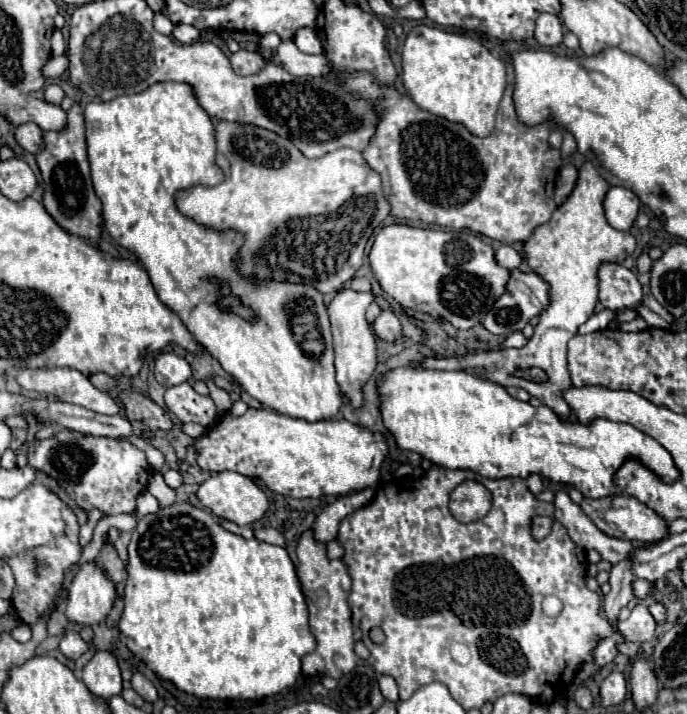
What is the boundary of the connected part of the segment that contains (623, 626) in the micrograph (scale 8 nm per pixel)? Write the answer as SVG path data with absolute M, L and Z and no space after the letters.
M637 604L625 622L617 622L617 632L625 642L647 642L655 636L655 620L645 604Z

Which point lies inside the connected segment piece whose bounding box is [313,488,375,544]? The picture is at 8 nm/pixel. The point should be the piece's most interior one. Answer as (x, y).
(325, 526)

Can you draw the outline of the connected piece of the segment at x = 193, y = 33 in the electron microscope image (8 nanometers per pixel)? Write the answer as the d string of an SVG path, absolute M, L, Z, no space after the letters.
M177 24L173 30L173 38L179 40L181 44L191 44L191 42L199 40L199 36L201 36L201 32L197 28L185 26L185 24Z

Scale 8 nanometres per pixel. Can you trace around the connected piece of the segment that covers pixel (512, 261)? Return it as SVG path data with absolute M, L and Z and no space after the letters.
M501 244L501 246L495 250L495 258L497 258L497 264L501 264L501 266L507 268L507 270L519 268L519 264L523 262L521 254L519 254L513 246L507 246L507 244Z

